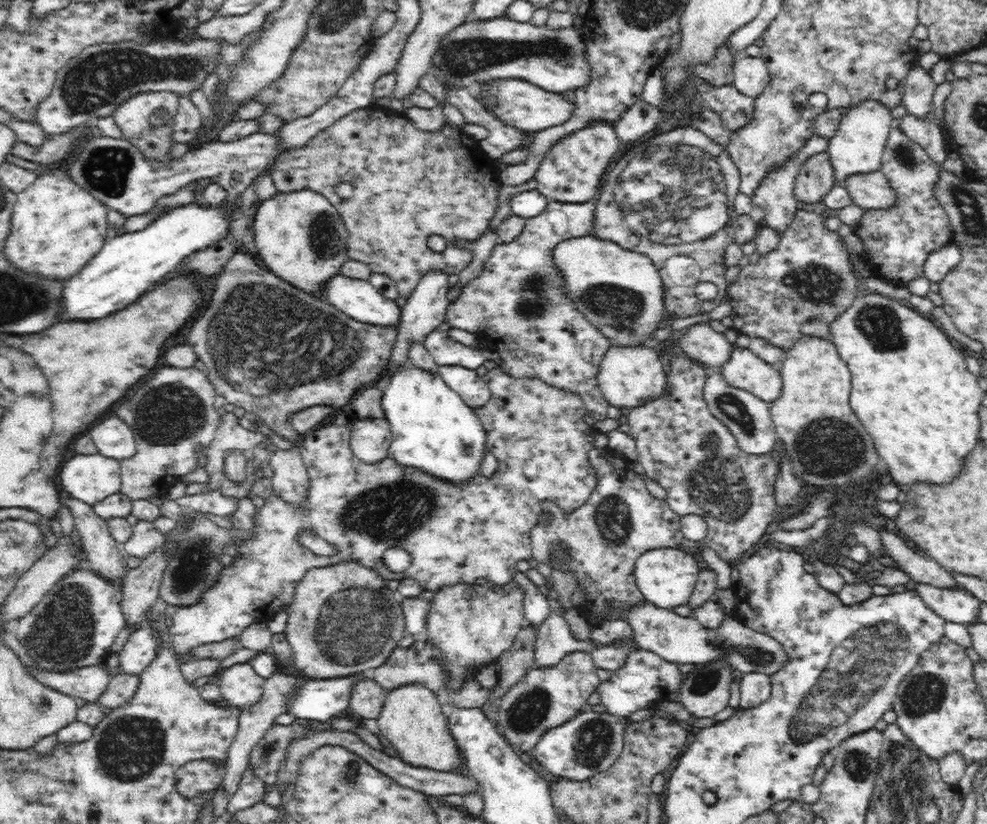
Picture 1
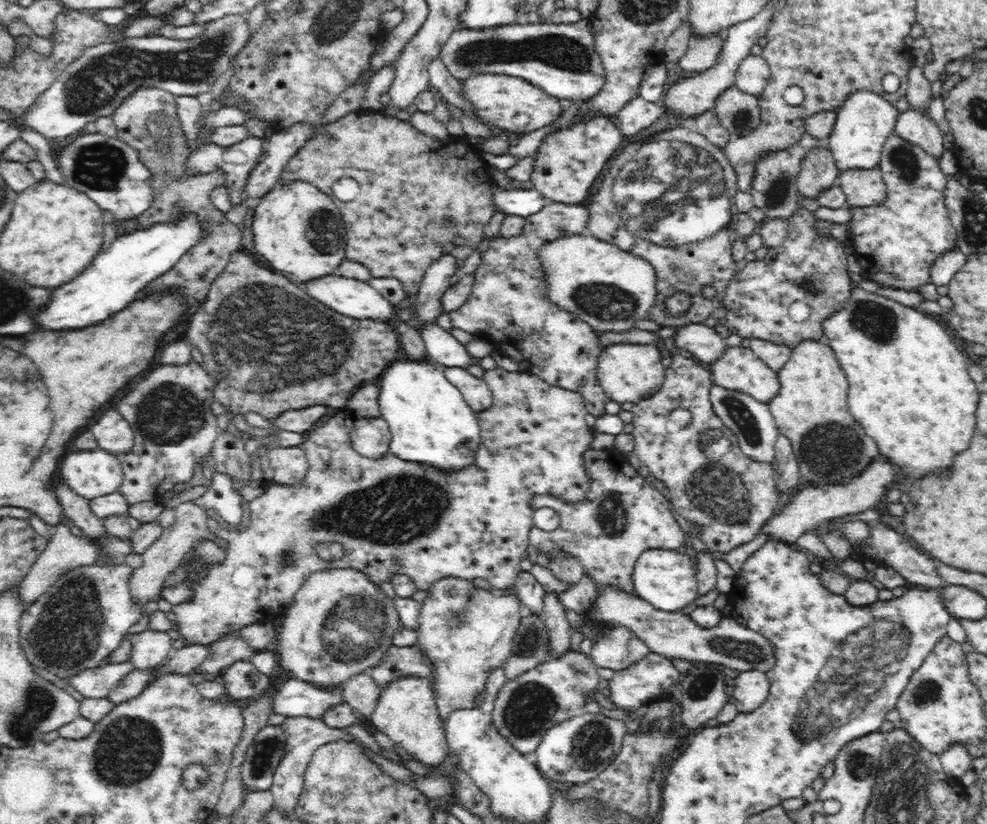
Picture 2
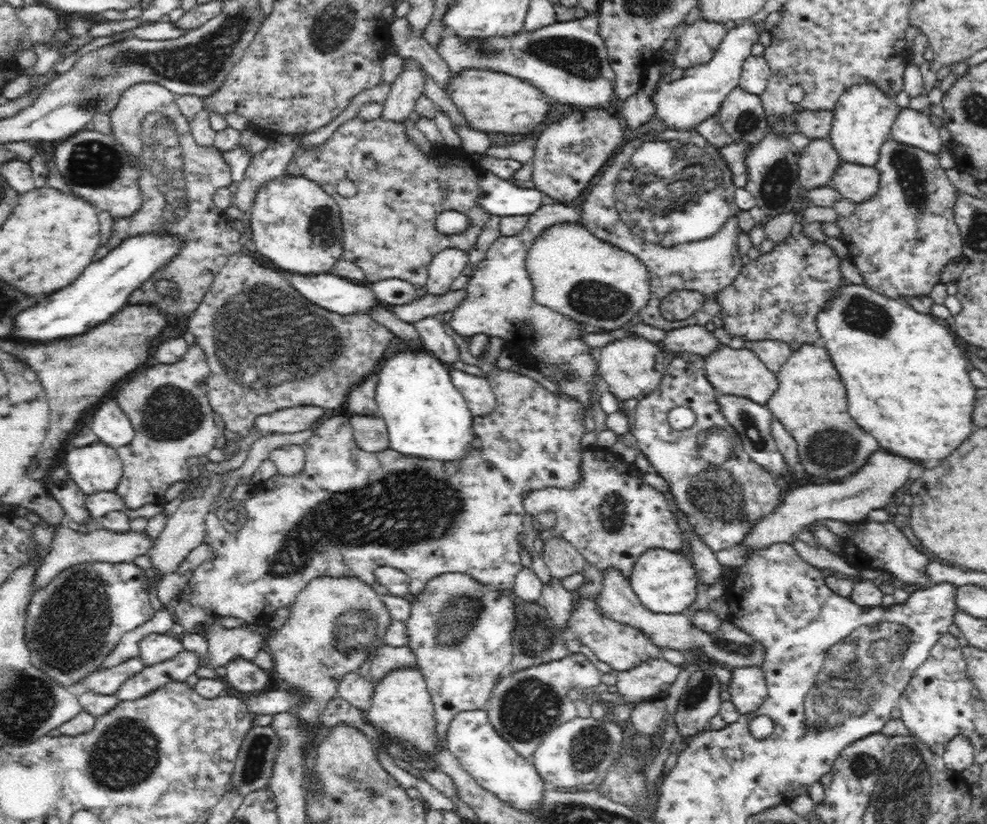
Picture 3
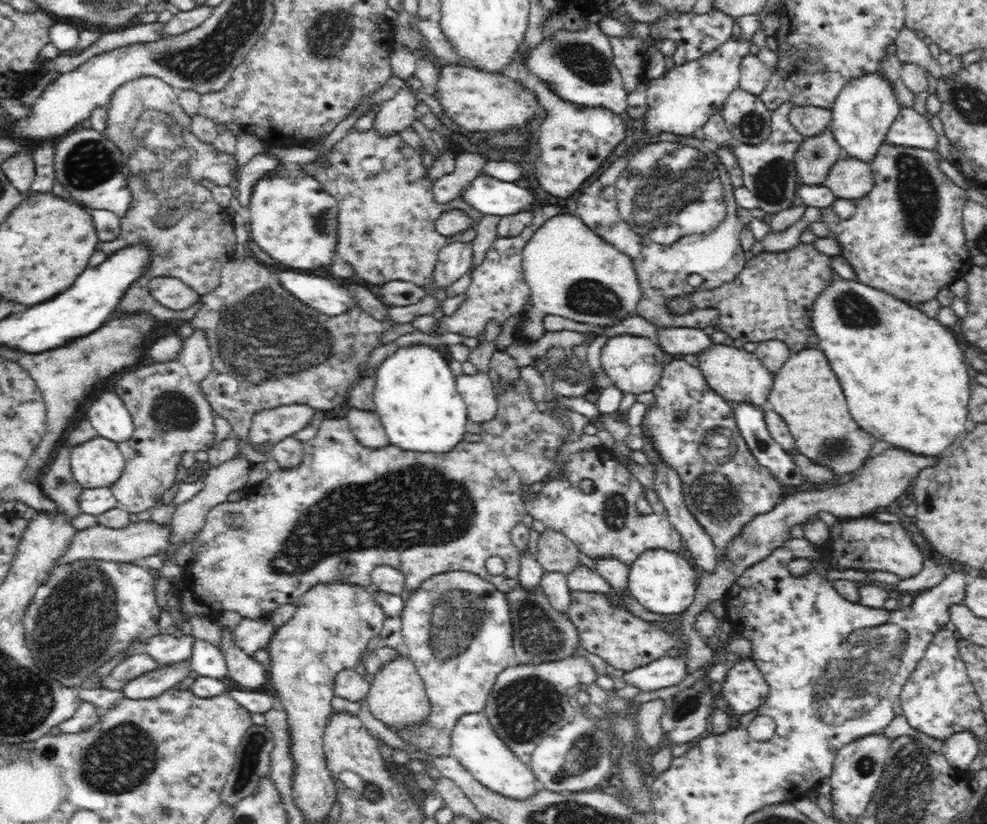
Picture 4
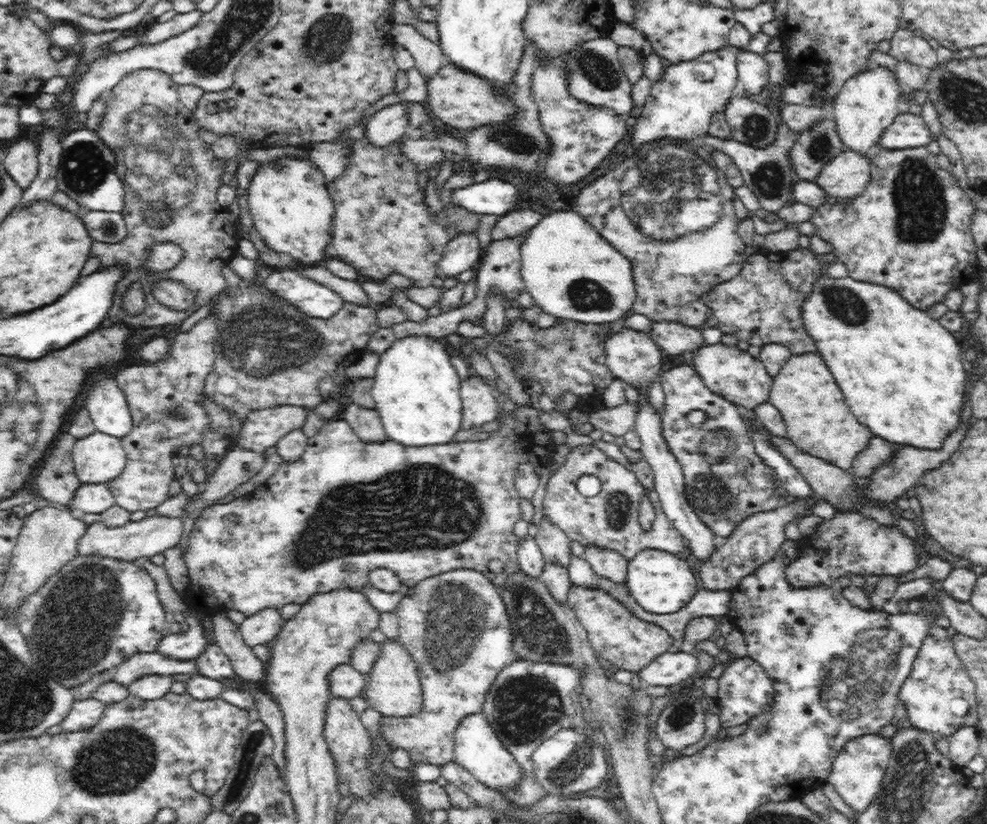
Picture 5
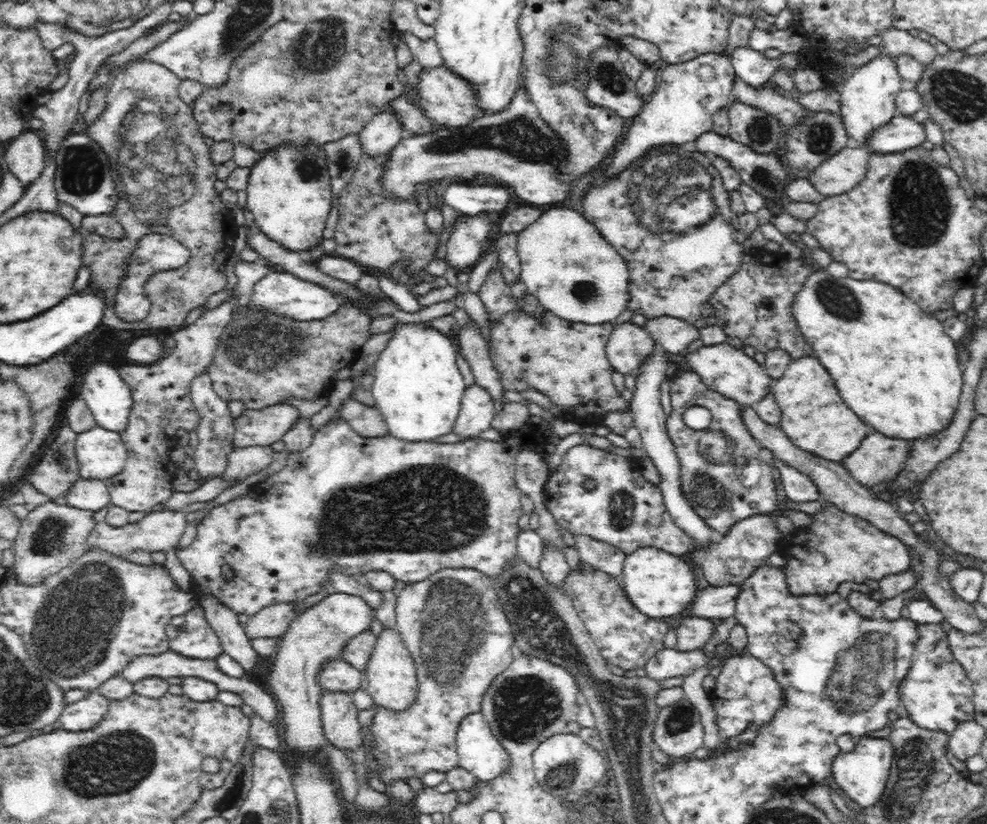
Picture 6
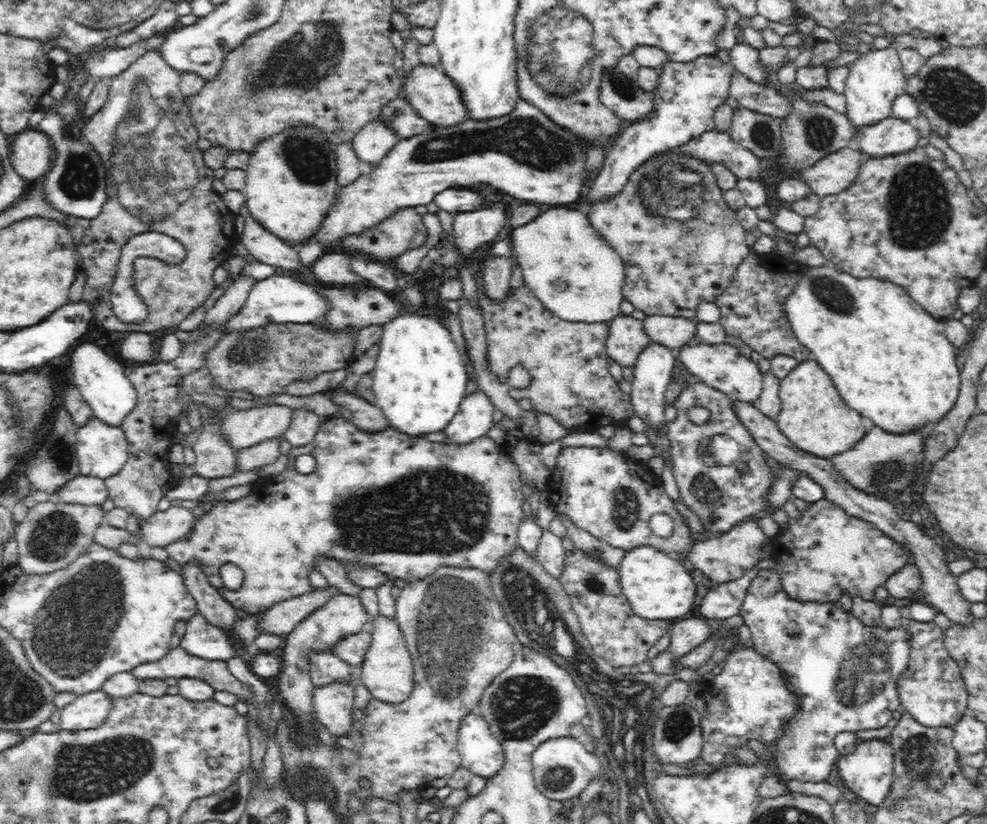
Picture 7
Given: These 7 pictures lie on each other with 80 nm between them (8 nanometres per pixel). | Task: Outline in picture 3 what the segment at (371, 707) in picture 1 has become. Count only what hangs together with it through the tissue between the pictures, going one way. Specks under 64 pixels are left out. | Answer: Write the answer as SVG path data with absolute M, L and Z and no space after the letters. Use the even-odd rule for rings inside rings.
M358 672L346 673L338 683L337 696L347 700L362 712L367 712L375 685L376 682L373 679L361 676Z

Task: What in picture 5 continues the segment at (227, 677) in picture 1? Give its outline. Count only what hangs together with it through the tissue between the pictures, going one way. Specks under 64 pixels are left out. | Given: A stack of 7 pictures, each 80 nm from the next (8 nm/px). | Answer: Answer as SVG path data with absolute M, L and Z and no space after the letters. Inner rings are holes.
M216 611L208 614L212 619L217 644L230 659L230 665L244 682L252 685L264 678L264 664L253 651L253 648L242 639L240 627L226 617L225 611Z

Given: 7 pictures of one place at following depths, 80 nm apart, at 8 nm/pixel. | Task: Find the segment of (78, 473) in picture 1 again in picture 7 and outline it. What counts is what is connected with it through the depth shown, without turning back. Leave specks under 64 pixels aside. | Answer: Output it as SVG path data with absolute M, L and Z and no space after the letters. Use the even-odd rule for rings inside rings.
M96 417L77 428L75 447L82 476L112 478L129 458L129 445L121 427L102 423Z

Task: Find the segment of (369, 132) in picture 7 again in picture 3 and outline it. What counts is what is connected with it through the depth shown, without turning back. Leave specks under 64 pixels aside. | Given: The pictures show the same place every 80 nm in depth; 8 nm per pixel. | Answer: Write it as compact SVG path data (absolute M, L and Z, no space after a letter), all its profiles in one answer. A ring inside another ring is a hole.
M403 58L402 63L402 72L390 84L387 100L382 104L381 117L396 122L404 122L412 114L428 80L421 64L415 58Z

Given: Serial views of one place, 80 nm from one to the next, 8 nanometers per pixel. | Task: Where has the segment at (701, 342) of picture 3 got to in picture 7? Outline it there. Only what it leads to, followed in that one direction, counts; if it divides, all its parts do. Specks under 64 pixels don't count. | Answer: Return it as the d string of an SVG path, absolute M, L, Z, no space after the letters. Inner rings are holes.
M650 316L643 320L643 328L652 342L676 352L690 343L697 334L697 323L686 318Z

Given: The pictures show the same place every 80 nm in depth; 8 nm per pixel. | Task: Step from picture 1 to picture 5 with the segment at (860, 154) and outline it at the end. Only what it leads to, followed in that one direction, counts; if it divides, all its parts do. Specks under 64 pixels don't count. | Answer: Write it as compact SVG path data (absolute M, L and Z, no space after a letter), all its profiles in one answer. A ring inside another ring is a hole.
M872 68L868 72L859 72L850 77L839 89L829 109L830 117L837 125L838 136L841 137L845 149L872 156L878 147L879 137L902 112L900 87L896 75L888 68Z

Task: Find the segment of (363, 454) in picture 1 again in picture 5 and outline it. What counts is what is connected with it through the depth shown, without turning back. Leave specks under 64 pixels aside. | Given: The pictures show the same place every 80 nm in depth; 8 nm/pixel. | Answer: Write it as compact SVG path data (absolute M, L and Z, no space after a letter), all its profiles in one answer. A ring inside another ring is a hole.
M351 403L346 410L340 411L339 417L346 420L356 436L366 443L390 440L375 408L367 409Z

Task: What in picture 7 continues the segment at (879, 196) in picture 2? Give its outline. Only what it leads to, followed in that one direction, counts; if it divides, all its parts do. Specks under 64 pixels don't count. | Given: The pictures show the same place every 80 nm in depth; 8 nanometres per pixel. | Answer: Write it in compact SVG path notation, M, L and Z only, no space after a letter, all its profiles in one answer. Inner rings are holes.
M844 147L798 173L814 195L825 197L847 189L858 176L867 157L858 149Z

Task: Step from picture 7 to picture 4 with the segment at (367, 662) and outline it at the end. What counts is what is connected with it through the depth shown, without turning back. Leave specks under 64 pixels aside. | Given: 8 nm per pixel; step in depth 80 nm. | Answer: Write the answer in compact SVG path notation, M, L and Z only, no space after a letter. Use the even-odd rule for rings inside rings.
M404 652L404 656L396 656L390 660L369 681L371 685L365 698L369 711L387 728L397 733L402 728L416 728L418 725L426 724L430 704L425 684L407 653Z

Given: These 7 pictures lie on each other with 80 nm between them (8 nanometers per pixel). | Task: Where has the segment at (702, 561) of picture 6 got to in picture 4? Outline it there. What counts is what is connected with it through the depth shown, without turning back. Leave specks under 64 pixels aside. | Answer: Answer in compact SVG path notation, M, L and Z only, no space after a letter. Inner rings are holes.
M902 449L883 450L878 455L867 458L859 470L851 474L850 482L842 486L826 486L820 490L806 489L785 494L782 502L770 512L756 515L724 550L725 557L719 558L715 571L713 573L703 572L699 579L700 583L697 584L693 603L680 614L681 632L689 638L690 642L690 646L683 653L686 659L686 676L708 667L714 653L708 644L709 638L702 636L694 626L696 617L713 600L724 599L727 590L738 576L742 576L746 568L766 558L776 546L782 546L784 542L792 539L791 531L794 526L808 524L818 518L820 512L828 512L836 518L872 515L874 510L880 510L880 506L890 506L908 488L912 479L916 479L922 469L931 467L937 461L938 458L916 455Z

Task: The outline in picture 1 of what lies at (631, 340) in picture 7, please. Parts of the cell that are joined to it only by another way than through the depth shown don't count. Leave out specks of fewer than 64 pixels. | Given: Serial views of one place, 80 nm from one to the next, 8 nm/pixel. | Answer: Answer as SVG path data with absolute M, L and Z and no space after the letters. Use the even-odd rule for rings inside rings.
M611 346L603 356L598 371L598 387L603 398L610 405L619 408L631 409L646 404L647 400L662 397L666 387L666 373L664 361L650 347Z

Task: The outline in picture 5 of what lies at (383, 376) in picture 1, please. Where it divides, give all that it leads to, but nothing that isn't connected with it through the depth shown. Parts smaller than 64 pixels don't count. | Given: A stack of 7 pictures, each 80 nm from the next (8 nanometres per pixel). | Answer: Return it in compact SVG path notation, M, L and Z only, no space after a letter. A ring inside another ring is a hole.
M456 233L441 254L441 260L437 263L438 275L444 279L458 279L461 273L477 268L484 251L480 249L476 234Z

